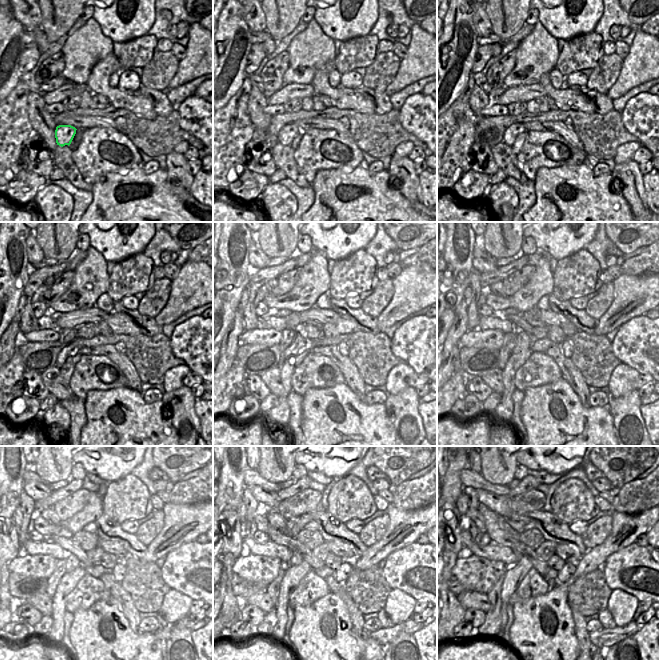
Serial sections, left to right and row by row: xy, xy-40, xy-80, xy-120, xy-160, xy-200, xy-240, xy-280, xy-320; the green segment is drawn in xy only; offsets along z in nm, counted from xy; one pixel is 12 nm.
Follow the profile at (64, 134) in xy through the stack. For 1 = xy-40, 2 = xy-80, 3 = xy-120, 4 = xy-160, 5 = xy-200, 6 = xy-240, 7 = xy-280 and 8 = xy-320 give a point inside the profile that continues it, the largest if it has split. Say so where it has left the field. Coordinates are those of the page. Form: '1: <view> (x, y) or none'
1: xy-40 (286, 135)
2: xy-80 (510, 134)
3: xy-120 (70, 350)
4: xy-160 (299, 342)
5: xy-200 (523, 339)
6: xy-240 (72, 562)
7: xy-280 (296, 559)
8: xy-320 (518, 555)

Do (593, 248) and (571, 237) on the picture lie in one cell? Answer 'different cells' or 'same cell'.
different cells

